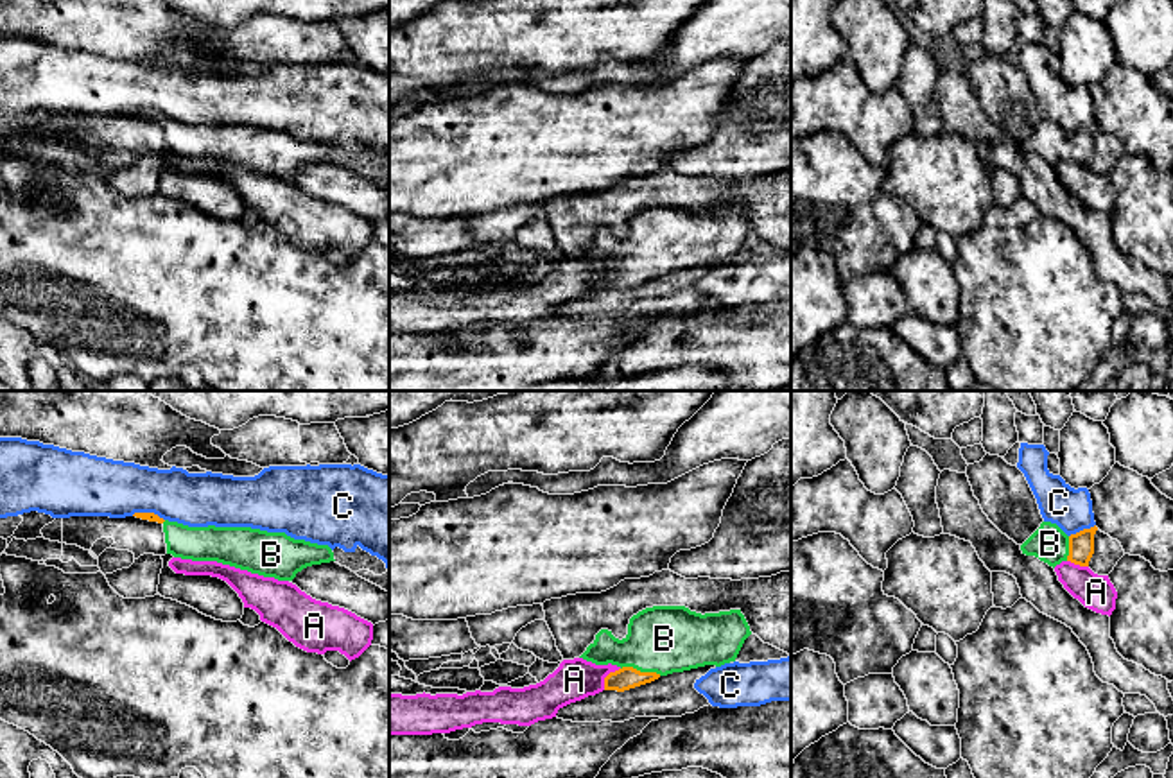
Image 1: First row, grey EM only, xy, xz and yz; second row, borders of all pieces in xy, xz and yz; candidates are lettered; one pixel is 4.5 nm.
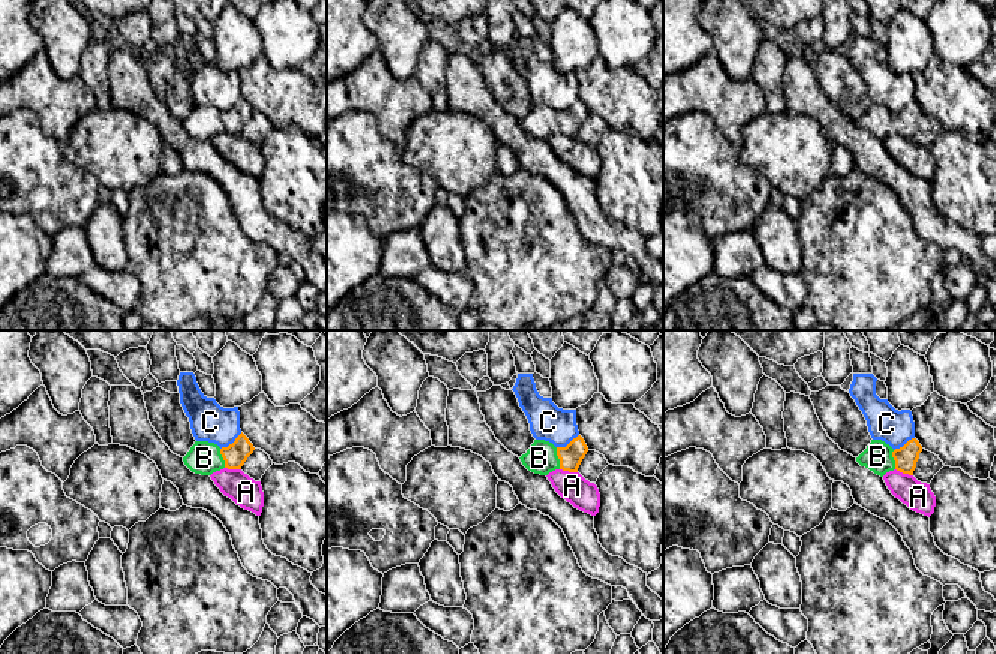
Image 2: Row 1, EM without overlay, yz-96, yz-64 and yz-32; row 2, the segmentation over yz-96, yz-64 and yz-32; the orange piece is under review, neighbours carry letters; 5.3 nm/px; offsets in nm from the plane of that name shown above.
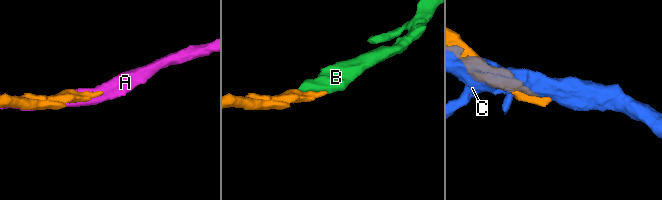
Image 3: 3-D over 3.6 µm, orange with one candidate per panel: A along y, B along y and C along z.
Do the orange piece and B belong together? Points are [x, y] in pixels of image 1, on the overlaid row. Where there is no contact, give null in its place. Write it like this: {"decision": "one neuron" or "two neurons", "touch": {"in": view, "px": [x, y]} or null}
{"decision": "one neuron", "touch": {"in": "xz", "px": [639, 671]}}

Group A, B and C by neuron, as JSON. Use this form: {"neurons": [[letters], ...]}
{"neurons": [["A"], ["B"], ["C"]]}

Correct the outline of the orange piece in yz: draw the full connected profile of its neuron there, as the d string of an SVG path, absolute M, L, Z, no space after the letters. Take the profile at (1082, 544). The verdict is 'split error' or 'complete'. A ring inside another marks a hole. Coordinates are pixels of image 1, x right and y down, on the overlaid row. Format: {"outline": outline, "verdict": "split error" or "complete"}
{"outline": "M1042 522L1040 527L1021 545L1022 554L1035 556L1049 566L1071 561L1089 566L1094 554L1094 534L1098 527L1083 529L1067 536L1056 523Z", "verdict": "split error"}

